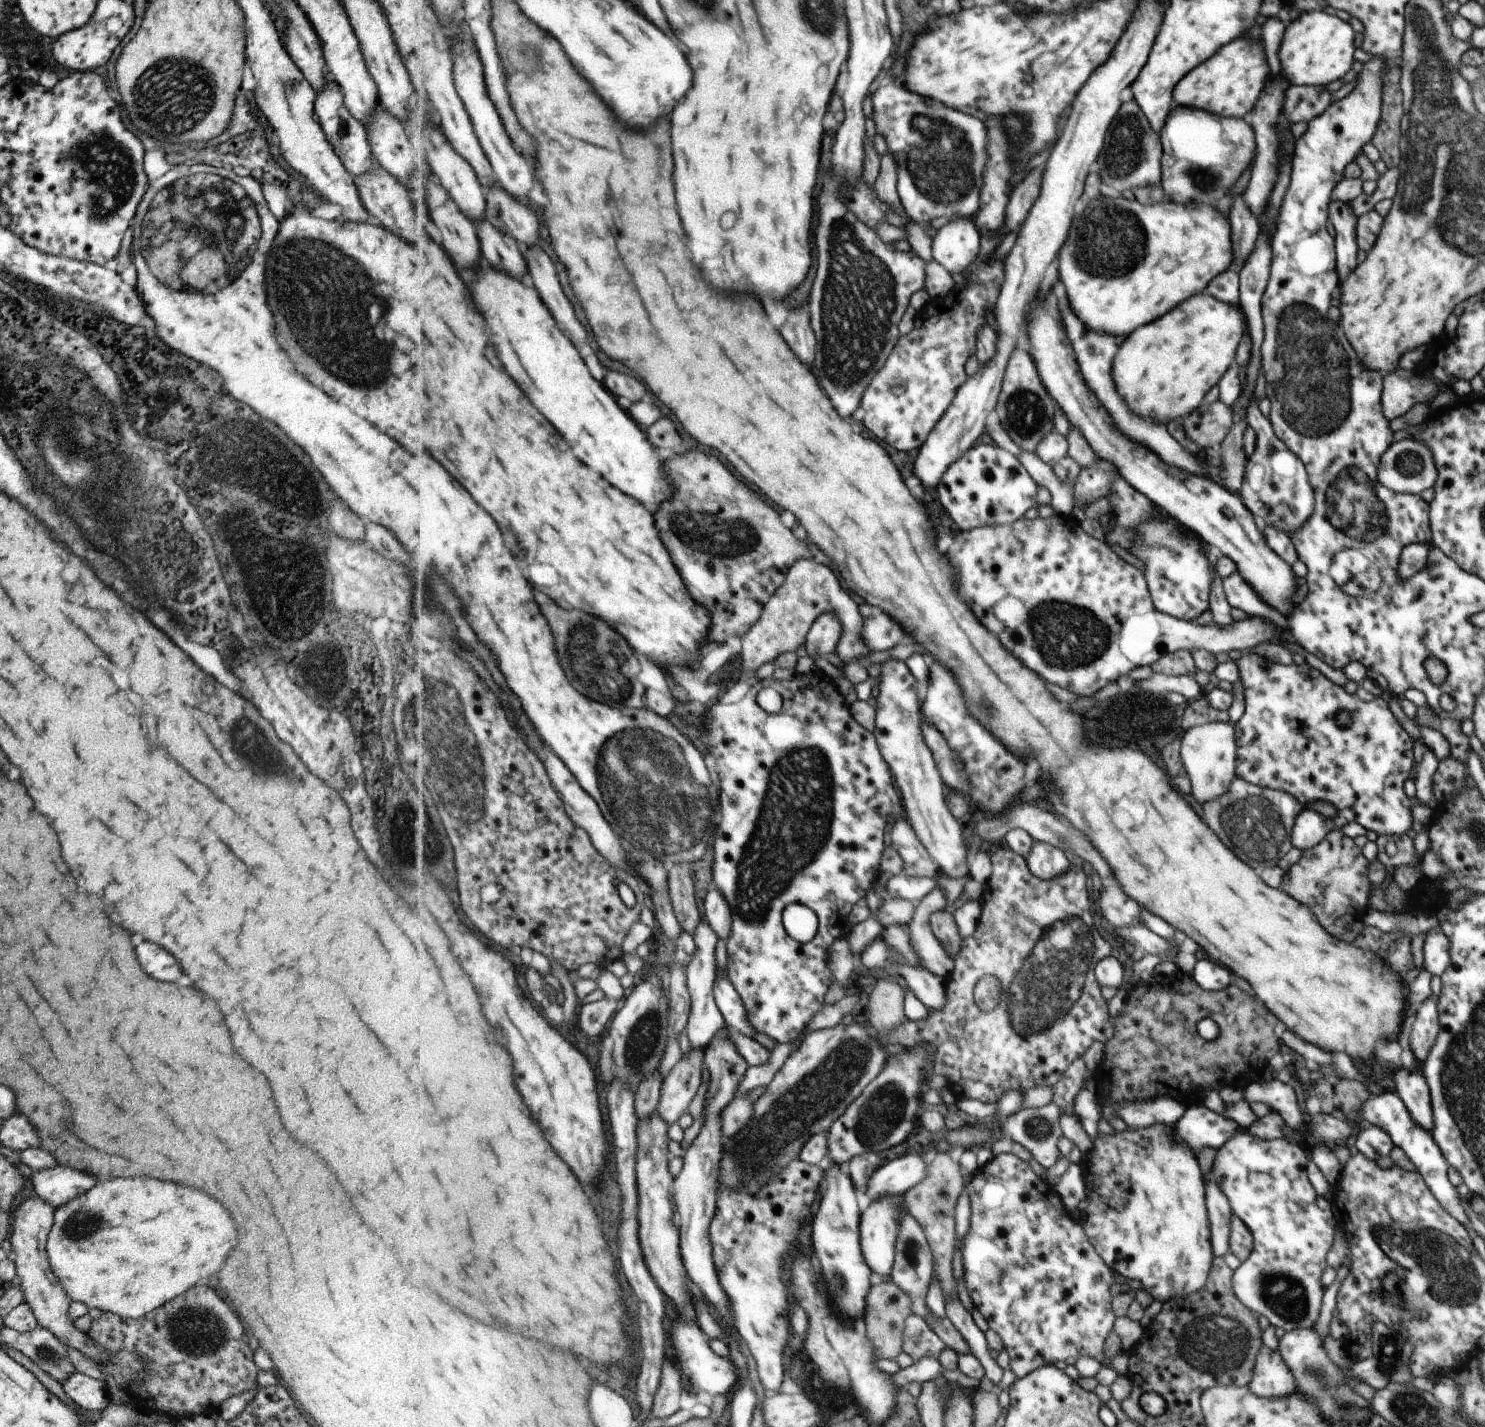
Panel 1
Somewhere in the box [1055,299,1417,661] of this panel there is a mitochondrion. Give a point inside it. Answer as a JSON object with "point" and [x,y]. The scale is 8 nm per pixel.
{"point":[1312,385]}

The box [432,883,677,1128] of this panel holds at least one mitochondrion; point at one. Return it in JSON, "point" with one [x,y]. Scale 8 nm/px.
{"point":[644,1034]}

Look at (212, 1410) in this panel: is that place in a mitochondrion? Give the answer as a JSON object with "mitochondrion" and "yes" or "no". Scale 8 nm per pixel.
{"mitochondrion":"no"}

